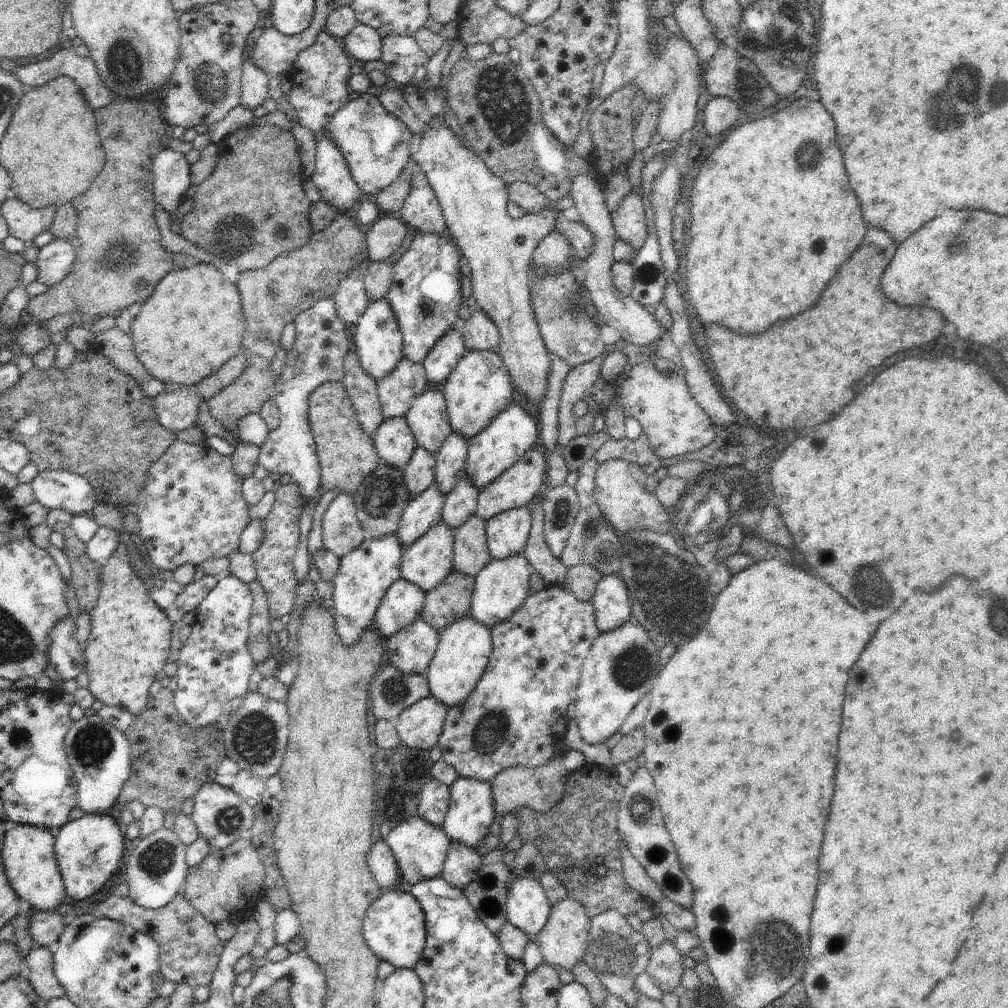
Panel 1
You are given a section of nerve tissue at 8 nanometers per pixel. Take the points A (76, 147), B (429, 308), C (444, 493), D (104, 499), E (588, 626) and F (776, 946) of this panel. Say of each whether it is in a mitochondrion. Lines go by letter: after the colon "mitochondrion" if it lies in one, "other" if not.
A: other
B: mitochondrion
C: other
D: other
E: other
F: mitochondrion

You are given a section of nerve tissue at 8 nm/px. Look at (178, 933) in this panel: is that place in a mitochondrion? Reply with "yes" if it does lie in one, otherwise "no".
yes

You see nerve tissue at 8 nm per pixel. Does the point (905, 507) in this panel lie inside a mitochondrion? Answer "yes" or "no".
no

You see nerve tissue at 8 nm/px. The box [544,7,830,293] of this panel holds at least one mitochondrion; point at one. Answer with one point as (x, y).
(808, 159)

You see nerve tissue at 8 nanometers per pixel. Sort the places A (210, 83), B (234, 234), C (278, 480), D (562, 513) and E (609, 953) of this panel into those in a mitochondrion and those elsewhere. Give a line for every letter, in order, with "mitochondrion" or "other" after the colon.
A: mitochondrion
B: mitochondrion
C: other
D: mitochondrion
E: mitochondrion

